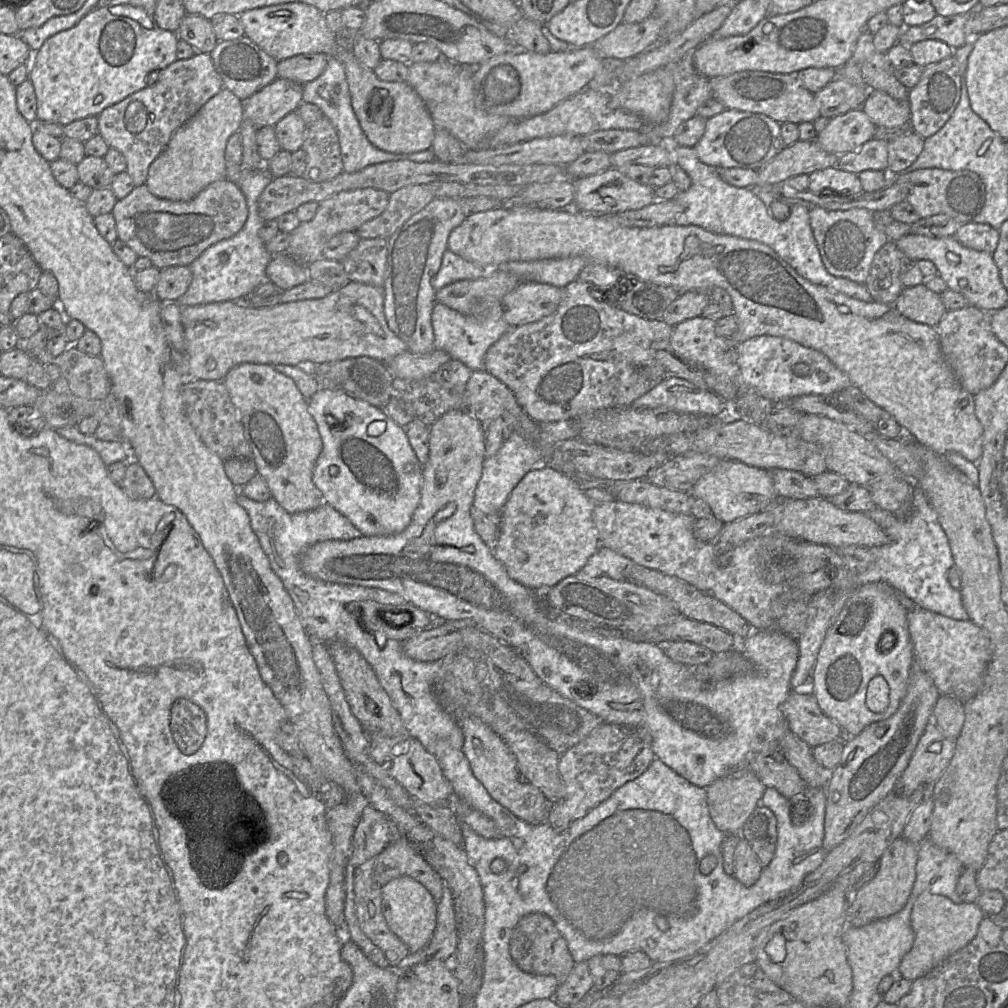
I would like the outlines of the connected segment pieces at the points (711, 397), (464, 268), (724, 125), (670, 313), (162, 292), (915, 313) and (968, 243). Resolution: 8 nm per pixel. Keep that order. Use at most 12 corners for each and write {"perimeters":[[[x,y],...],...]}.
{"perimeters":[[[667,376],[634,402],[717,417],[730,403],[709,389]],[[446,250],[435,291],[486,276],[489,268]],[[736,109],[707,118],[694,149],[716,168],[759,169],[781,124]],[[706,291],[682,293],[661,320],[674,327],[700,316],[710,302]],[[190,268],[159,270],[154,296],[177,302],[192,281]],[[923,283],[905,287],[893,305],[904,317],[936,327],[948,311]],[[989,224],[961,225],[953,236],[993,254],[1000,233]]]}

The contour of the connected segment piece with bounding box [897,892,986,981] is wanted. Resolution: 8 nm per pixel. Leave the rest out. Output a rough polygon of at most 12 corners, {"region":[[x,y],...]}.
{"region":[[920,894],[897,976],[914,981],[975,937],[979,905]]}

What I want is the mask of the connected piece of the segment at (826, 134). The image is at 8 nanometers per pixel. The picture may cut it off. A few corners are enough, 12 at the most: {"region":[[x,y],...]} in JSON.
{"region":[[858,108],[830,118],[815,141],[841,155],[873,139]]}

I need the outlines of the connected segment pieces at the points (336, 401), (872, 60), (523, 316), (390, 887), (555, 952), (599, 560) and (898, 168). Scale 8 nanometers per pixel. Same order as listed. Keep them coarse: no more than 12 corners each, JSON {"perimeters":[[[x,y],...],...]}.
{"perimeters":[[[341,390],[308,400],[312,480],[364,537],[399,534],[423,466],[405,428]],[[874,34],[859,36],[851,61],[871,90],[908,100],[887,53],[878,51]],[[522,282],[502,299],[510,327],[553,314],[564,288]],[[416,880],[381,889],[389,930],[409,953],[426,946],[436,904]],[[541,912],[519,919],[509,951],[522,971],[553,975],[575,965],[566,940]],[[600,546],[575,576],[625,578],[635,563]],[[914,131],[888,144],[889,175],[911,166],[925,138]]]}

